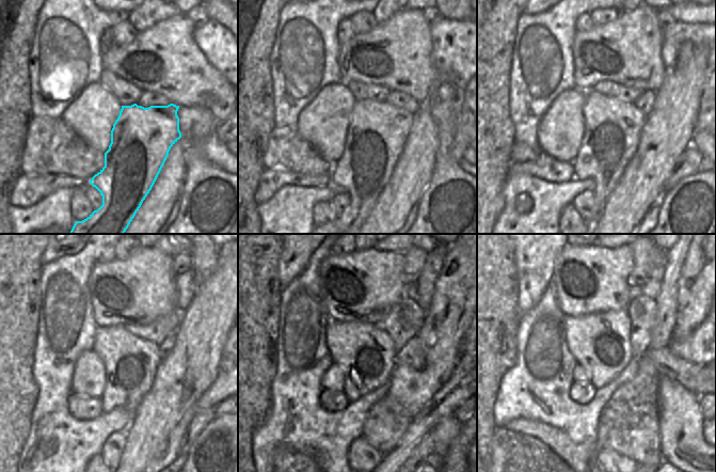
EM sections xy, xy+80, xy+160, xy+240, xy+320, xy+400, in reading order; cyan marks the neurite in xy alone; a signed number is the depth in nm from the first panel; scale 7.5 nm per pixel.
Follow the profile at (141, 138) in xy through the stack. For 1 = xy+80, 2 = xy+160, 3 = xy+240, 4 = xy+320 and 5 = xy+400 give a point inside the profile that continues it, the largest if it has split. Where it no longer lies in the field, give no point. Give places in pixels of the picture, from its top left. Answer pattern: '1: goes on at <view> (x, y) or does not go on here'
1: goes on at xy+80 (377, 131)
2: goes on at xy+160 (613, 127)
3: goes on at xy+240 (130, 363)
4: goes on at xy+320 (366, 354)
5: goes on at xy+400 (600, 342)

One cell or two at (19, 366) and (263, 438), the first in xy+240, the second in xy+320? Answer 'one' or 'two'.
two

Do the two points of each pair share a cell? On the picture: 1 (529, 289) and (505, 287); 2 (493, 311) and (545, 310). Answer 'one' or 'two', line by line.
1: two
2: two

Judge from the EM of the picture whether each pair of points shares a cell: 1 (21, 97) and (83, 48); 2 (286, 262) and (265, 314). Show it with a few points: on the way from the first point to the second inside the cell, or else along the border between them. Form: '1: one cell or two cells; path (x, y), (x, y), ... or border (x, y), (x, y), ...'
1: two cells; border (27, 66), (29, 73), (29, 101), (32, 115)
2: two cells; border (281, 253), (277, 263), (277, 274), (282, 288)

